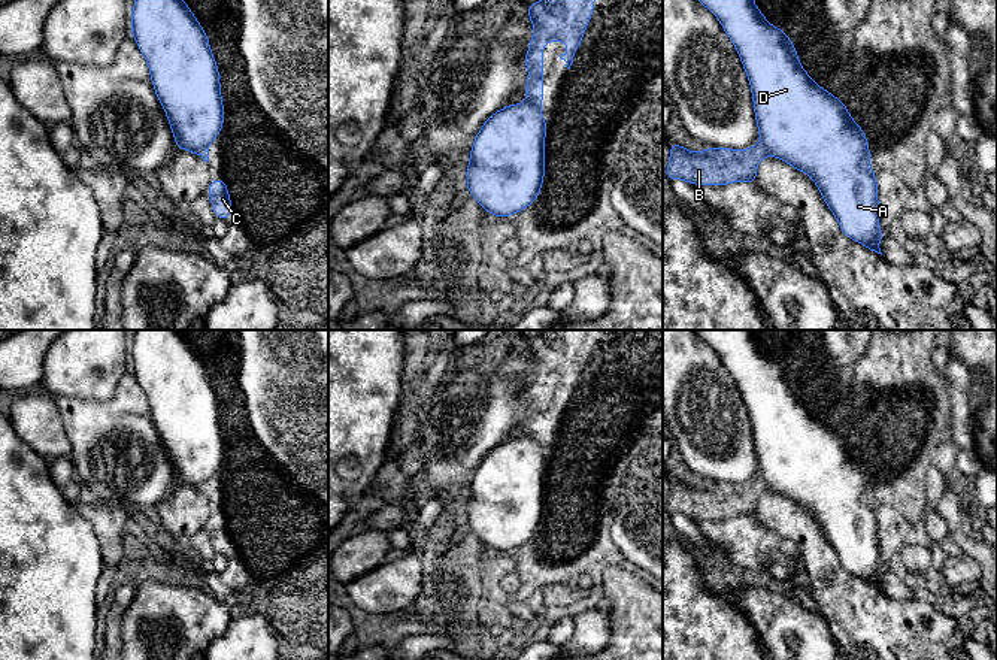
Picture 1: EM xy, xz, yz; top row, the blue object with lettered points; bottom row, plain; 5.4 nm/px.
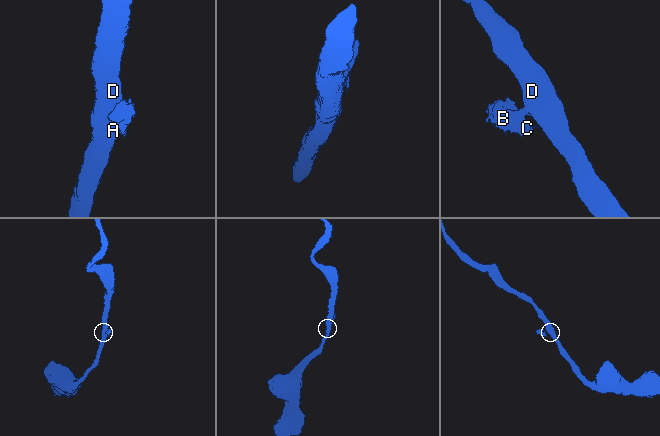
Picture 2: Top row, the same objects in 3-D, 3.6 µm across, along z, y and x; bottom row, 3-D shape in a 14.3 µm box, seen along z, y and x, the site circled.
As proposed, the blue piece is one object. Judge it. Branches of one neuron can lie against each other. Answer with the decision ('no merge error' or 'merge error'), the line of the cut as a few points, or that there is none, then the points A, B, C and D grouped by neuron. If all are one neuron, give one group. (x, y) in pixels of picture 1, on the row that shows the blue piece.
merge error | yz (761, 142), (770, 154) | A D / B C

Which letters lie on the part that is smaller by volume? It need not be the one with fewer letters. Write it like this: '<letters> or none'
B, C

